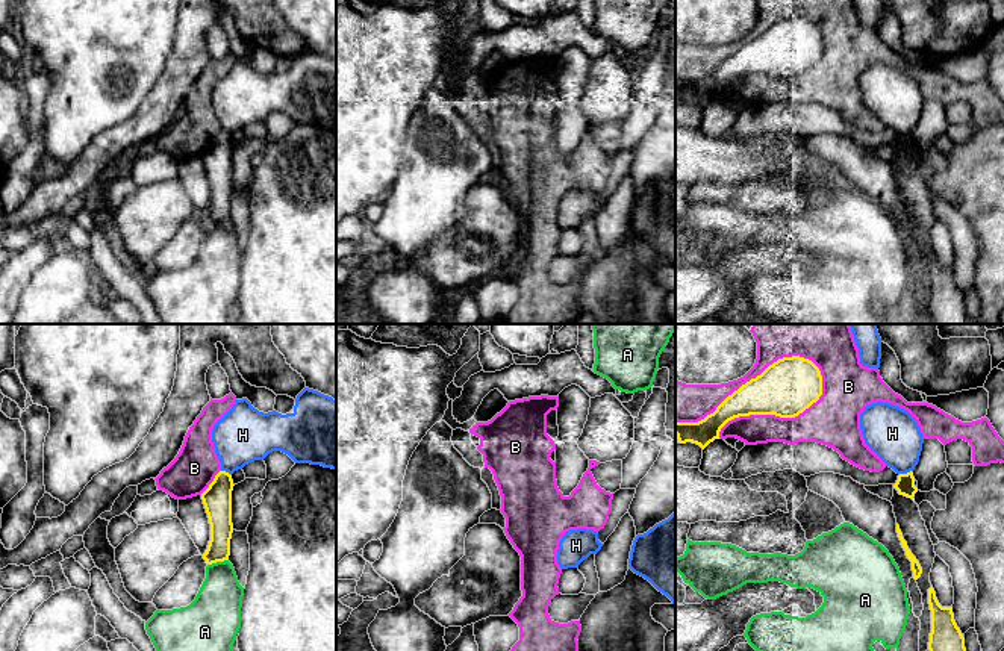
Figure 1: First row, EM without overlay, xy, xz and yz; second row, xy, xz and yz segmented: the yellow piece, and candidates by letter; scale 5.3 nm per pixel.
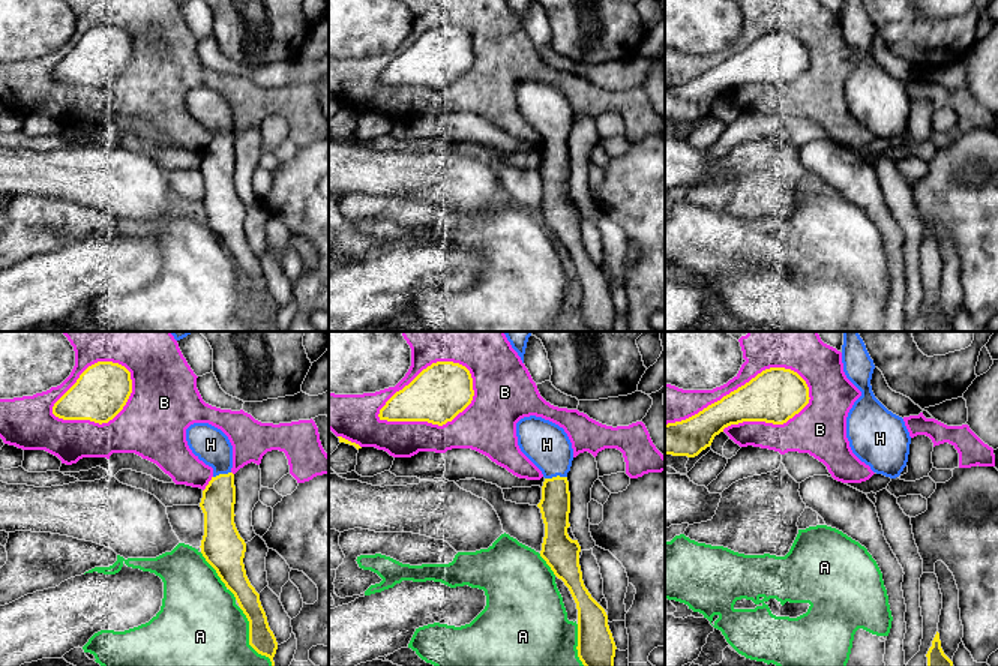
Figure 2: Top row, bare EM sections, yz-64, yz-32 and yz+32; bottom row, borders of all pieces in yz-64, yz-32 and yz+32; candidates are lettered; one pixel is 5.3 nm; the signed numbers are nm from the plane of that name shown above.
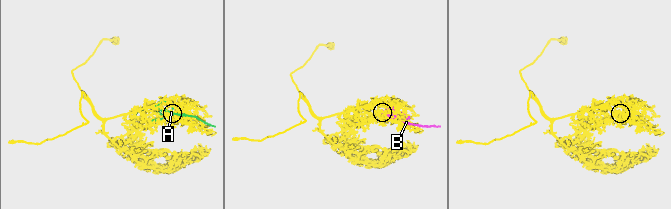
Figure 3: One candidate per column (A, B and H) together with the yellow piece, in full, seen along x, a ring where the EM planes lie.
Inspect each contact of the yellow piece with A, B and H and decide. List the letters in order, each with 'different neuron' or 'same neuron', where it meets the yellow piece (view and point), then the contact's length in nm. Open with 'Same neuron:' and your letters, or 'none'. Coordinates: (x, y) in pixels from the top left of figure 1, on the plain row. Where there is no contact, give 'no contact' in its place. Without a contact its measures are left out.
Same neuron: H
A: different neuron | xy (217, 221) | 120 nm
B: different neuron | yz (751, 40) | 800 nm
H: same neuron | yz (904, 135) | 70 nm

